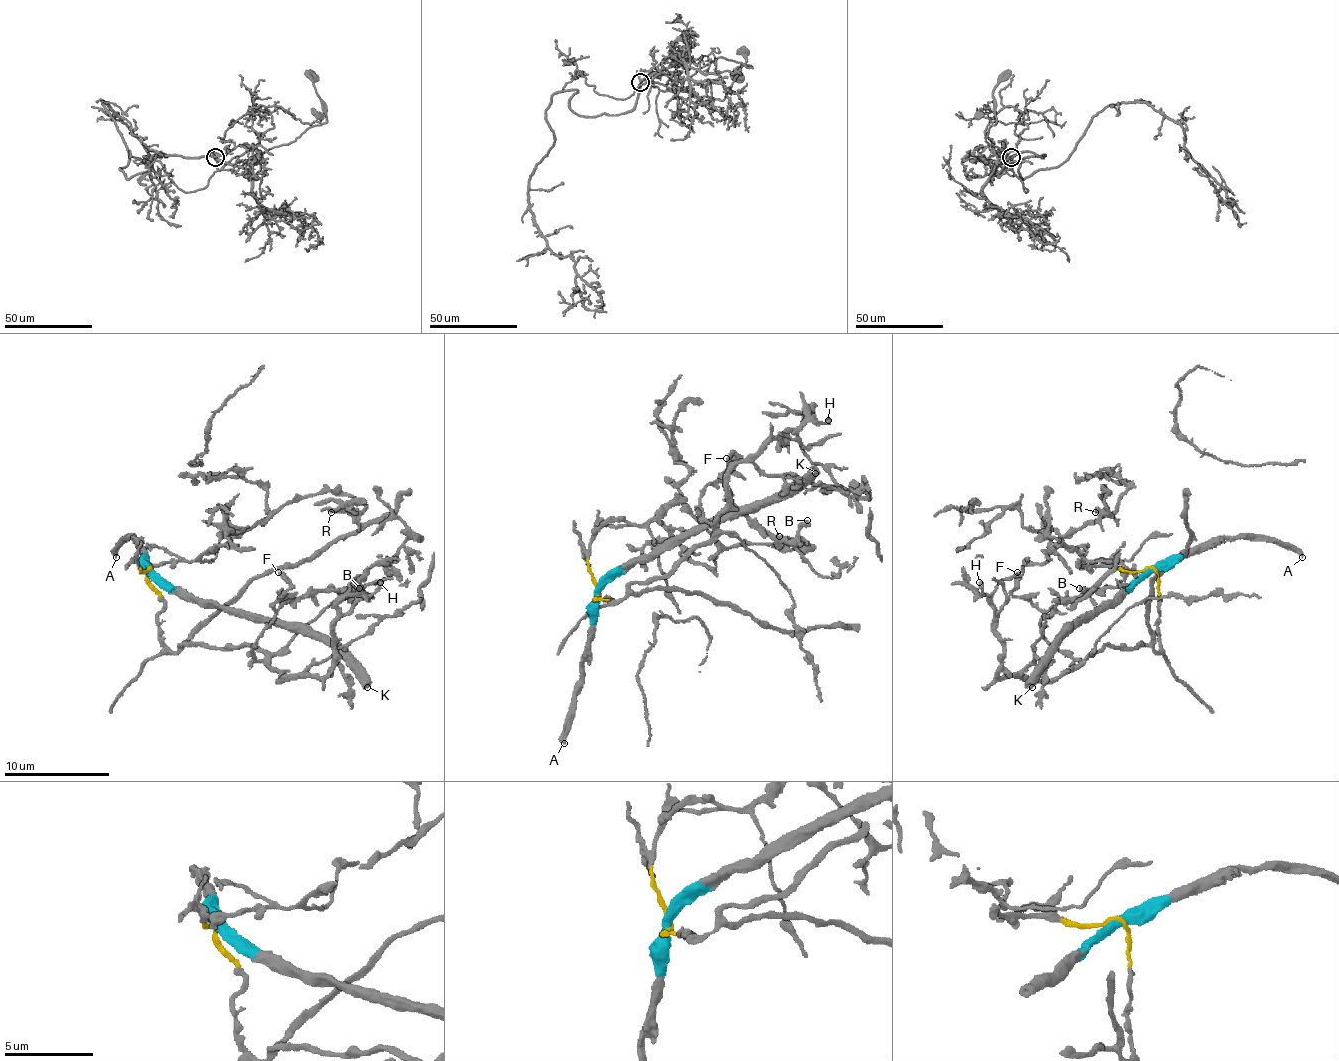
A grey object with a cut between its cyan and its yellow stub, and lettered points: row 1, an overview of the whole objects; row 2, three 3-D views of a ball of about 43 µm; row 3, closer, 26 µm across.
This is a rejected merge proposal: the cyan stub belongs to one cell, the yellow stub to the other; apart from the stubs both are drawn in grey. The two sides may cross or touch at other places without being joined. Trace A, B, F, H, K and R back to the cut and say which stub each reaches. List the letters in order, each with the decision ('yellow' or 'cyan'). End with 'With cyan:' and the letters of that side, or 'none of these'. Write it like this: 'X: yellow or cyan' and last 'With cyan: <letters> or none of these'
A: cyan
B: yellow
F: yellow
H: yellow
K: cyan
R: yellow
With cyan: A, K

